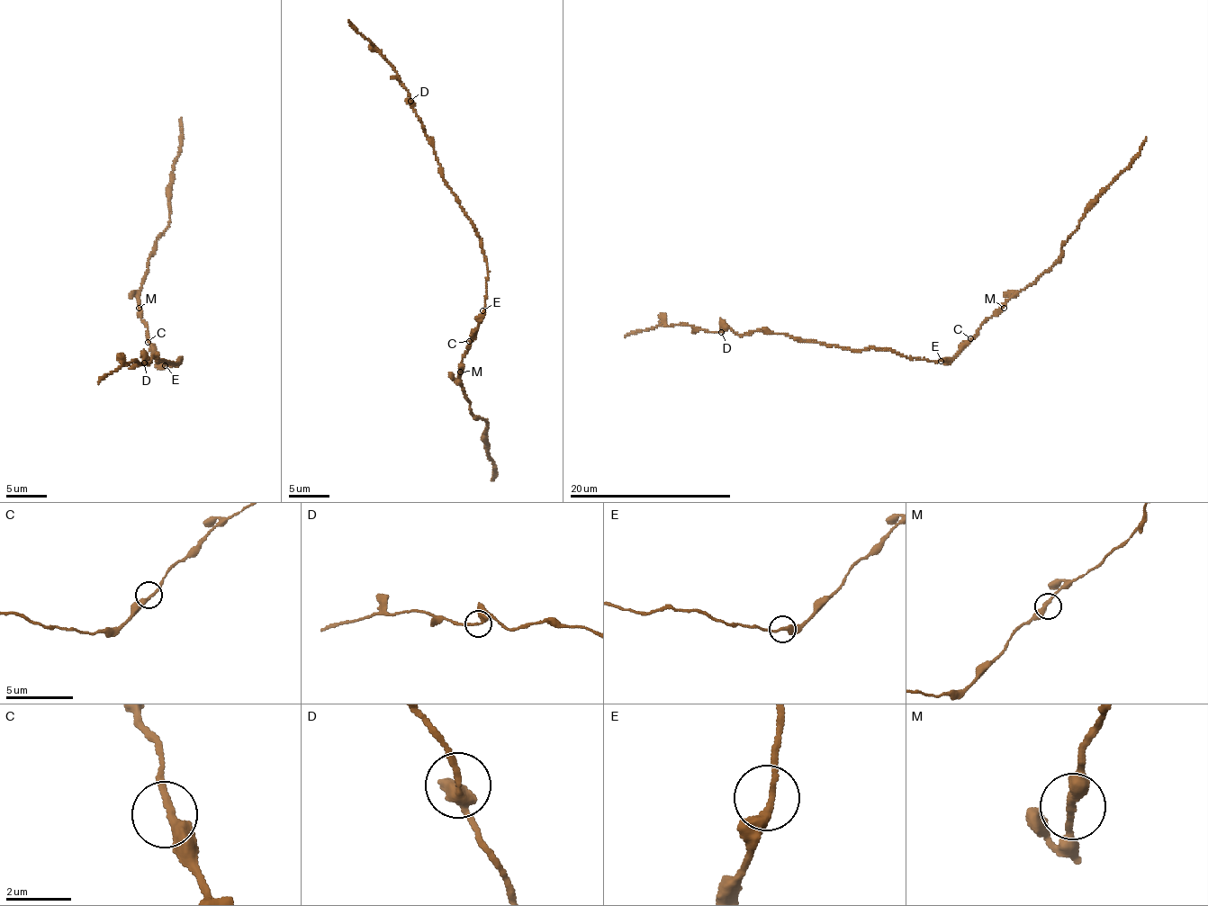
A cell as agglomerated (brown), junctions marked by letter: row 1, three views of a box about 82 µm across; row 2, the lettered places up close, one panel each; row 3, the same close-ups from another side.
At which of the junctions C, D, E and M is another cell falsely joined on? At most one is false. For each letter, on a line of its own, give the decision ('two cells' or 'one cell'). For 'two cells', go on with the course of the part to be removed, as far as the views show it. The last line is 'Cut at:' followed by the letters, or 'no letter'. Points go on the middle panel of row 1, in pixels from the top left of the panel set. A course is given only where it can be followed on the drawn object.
C: one cell
D: one cell
E: one cell
M: one cell
Cut at: no letter

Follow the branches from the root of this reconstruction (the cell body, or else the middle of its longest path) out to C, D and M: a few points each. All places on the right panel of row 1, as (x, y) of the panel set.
C: (927, 361), (952, 360), (970, 338)
D: (927, 361), (882, 348), (842, 349), (795, 340), (783, 334), (751, 331), (737, 335), (729, 328), (720, 332)
M: (927, 361), (952, 360), (984, 322), (1004, 308)

